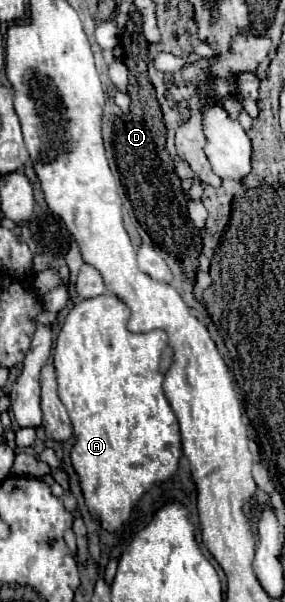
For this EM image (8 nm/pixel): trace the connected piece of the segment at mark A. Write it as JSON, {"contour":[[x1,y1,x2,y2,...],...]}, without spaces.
{"contour":[[103,293,93,299,79,301,67,315,65,325,55,343,55,371,59,383,59,399,67,407,75,445,71,449,71,465,77,473,85,505,91,515,101,519,101,527,109,533,123,529,139,499,157,483,175,477,181,459,181,437,177,419,163,393,165,375,159,369,161,353,167,347,165,331,131,333,127,331,129,307,115,295]]}

